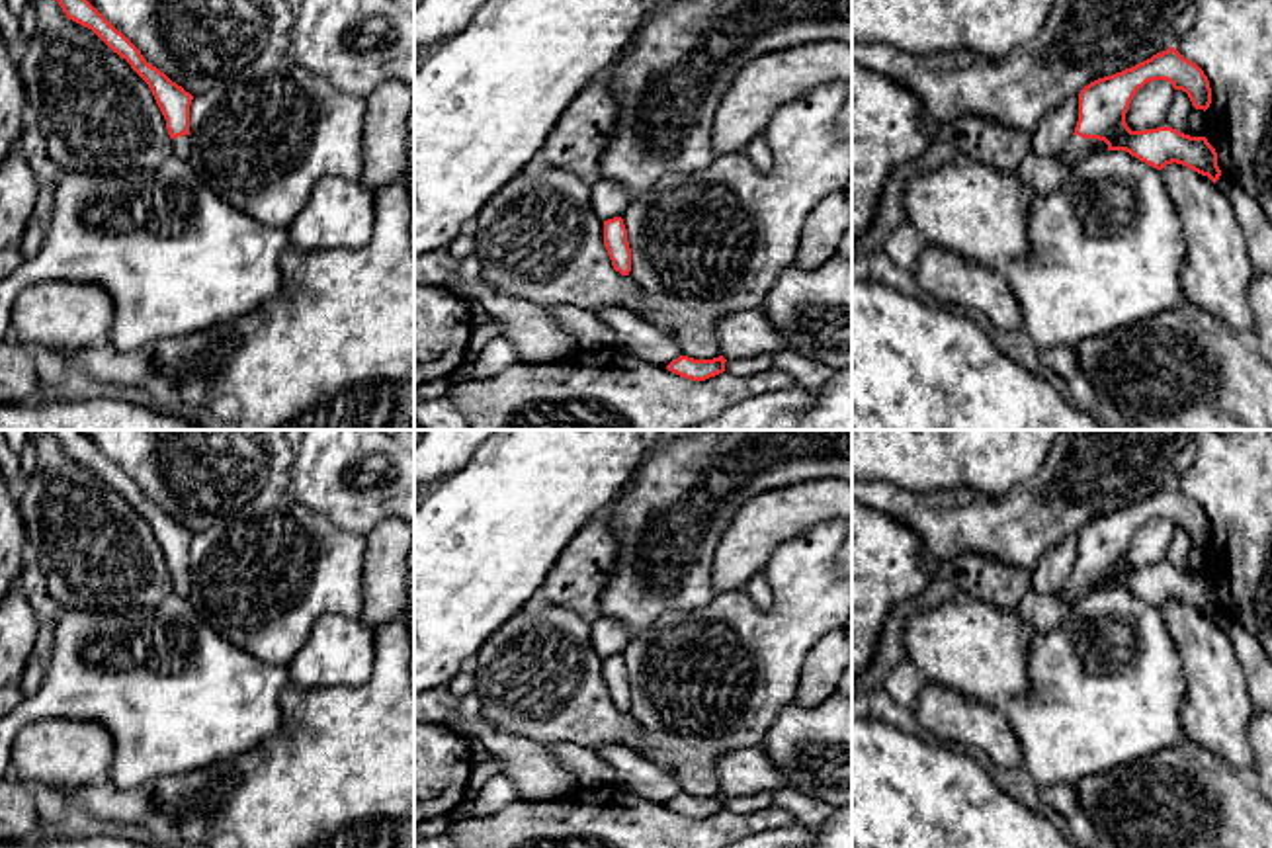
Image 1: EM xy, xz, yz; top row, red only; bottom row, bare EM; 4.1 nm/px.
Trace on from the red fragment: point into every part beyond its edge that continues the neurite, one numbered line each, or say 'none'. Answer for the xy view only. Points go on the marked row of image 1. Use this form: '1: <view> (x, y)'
1: xy (182, 145)

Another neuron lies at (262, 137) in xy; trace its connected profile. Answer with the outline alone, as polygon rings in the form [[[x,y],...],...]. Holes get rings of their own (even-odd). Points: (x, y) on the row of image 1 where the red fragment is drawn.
[[[287,33],[272,35],[242,70],[193,96],[190,164],[197,180],[264,227],[289,227],[315,184],[326,176],[360,180],[363,170],[365,100],[338,92],[287,53]]]

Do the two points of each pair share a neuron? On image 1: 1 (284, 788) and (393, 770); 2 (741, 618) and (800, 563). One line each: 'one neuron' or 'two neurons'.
1: one neuron
2: one neuron

